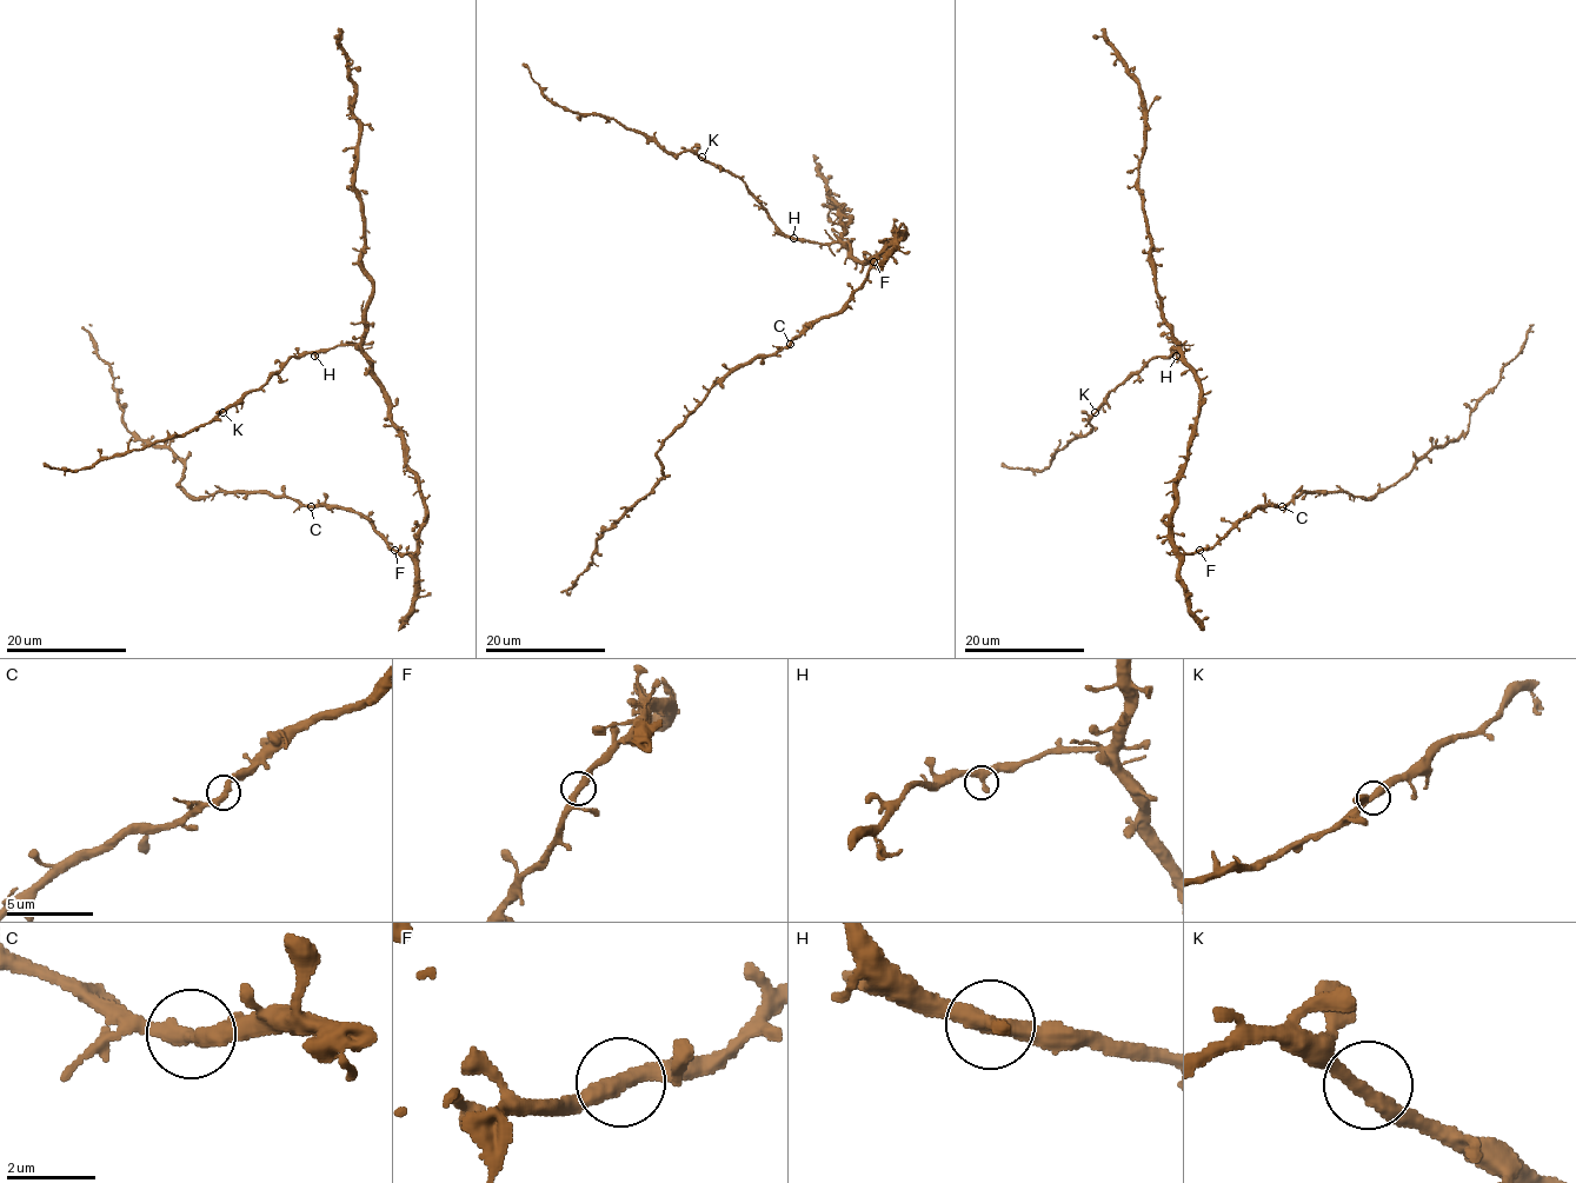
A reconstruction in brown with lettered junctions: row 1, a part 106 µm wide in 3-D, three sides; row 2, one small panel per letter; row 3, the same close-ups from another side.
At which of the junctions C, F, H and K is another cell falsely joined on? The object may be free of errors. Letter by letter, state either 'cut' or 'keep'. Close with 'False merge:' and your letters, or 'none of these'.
C: keep
F: keep
H: keep
K: keep
False merge: none of these

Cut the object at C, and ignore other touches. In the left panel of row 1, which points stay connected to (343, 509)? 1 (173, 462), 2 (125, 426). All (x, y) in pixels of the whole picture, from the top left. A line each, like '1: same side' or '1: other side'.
1: other side
2: other side

